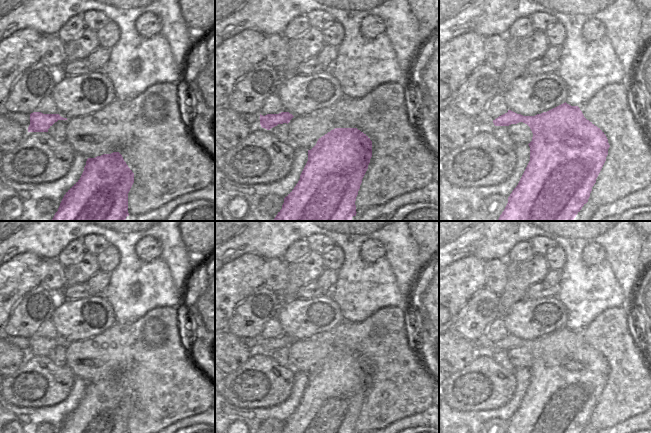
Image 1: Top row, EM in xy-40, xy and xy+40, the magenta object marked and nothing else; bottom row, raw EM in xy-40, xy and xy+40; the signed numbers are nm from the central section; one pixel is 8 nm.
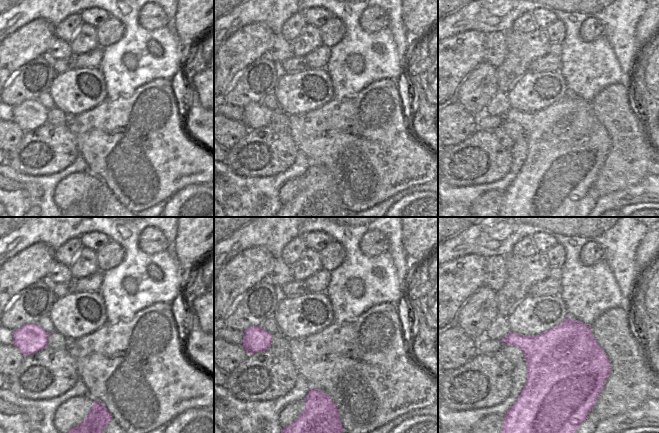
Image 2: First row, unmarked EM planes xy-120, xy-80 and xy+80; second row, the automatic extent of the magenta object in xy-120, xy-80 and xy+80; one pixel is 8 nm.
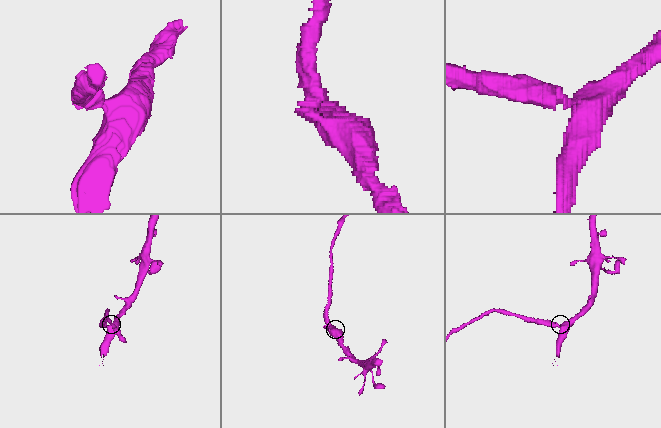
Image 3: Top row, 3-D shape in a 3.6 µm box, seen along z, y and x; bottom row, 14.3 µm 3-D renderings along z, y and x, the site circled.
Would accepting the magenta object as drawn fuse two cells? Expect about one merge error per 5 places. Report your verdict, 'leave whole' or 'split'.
split

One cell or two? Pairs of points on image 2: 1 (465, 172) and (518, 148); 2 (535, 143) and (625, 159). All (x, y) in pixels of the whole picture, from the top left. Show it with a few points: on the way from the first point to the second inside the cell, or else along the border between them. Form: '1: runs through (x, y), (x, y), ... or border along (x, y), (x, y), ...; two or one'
1: border along (511, 150), (511, 166), (504, 175); two
2: border along (607, 132), (610, 148), (596, 177); two

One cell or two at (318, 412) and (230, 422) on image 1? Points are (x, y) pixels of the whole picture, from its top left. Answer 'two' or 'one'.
one

